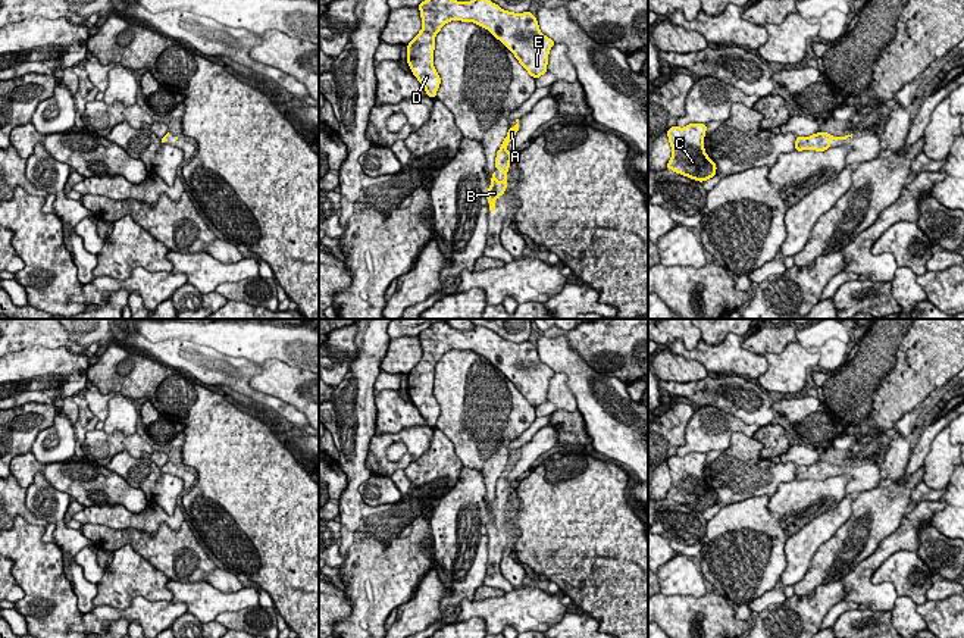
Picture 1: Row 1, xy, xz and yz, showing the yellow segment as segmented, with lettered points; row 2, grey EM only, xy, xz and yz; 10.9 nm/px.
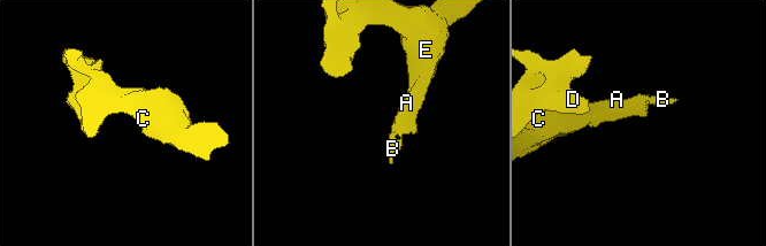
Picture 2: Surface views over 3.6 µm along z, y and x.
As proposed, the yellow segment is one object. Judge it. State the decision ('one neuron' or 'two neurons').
one neuron

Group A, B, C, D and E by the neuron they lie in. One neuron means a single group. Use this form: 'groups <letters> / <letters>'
groups A B C D E

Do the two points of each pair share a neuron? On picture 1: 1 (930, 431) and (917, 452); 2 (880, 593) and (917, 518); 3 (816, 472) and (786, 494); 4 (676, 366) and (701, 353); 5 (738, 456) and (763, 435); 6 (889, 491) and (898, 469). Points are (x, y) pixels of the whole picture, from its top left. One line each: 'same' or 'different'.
1: same
2: same
3: different
4: different
5: different
6: different

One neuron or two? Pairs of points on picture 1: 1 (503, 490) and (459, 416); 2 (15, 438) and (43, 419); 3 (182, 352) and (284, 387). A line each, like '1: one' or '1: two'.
1: two
2: one
3: two

